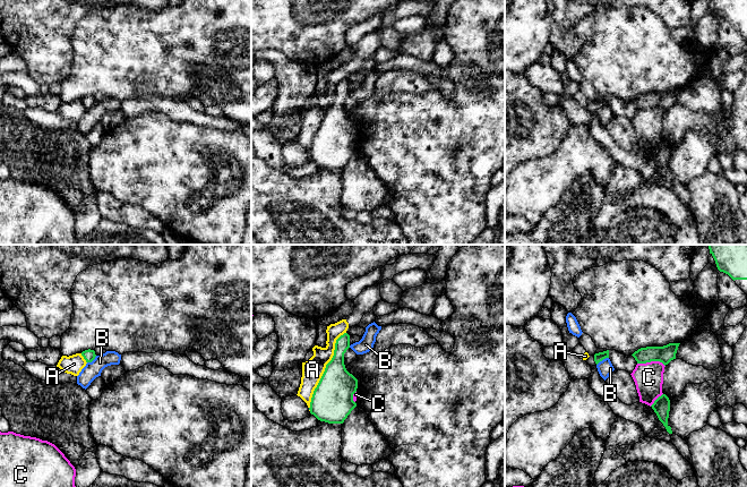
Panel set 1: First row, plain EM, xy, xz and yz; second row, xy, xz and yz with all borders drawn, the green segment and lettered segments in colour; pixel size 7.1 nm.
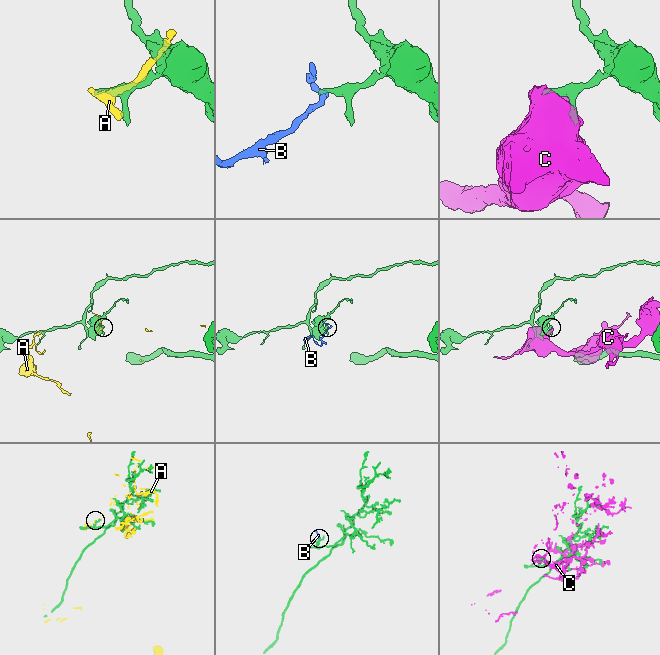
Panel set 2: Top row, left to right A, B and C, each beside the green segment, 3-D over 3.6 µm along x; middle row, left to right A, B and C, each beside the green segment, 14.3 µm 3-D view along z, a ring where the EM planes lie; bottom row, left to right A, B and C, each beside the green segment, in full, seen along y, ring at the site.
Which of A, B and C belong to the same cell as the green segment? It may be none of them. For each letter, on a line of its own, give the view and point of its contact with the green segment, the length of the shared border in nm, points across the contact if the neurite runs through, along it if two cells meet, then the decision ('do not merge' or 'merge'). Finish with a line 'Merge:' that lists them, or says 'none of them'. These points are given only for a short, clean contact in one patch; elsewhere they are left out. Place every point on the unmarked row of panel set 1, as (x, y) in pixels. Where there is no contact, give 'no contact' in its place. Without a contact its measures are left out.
A: meets green in xz at (325, 117); contact 600 nm long; do not merge
B: meets green in yz at (602, 105); contact 110 nm long; border along yz (608, 103), (597, 111); do not merge
C: meets green in yz at (651, 107); contact 200 nm long; do not merge
Merge: none of them

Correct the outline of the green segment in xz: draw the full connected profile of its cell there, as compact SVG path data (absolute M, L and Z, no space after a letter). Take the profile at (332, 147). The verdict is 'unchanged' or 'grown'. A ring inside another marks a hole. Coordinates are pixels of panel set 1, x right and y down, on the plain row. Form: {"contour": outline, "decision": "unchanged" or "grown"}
{"contour": "M344 79L336 86L334 102L314 137L309 156L320 168L343 170L357 153L353 140L358 126L344 111L344 100L349 94L350 82Z", "decision": "unchanged"}

